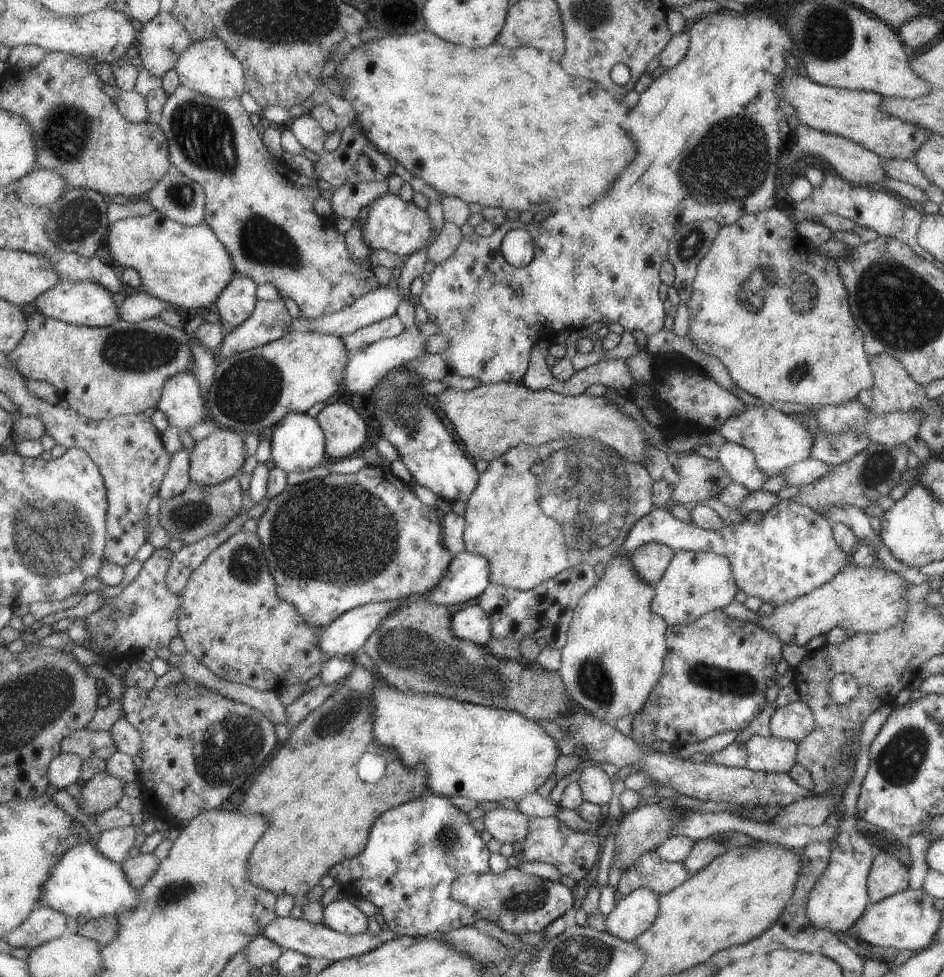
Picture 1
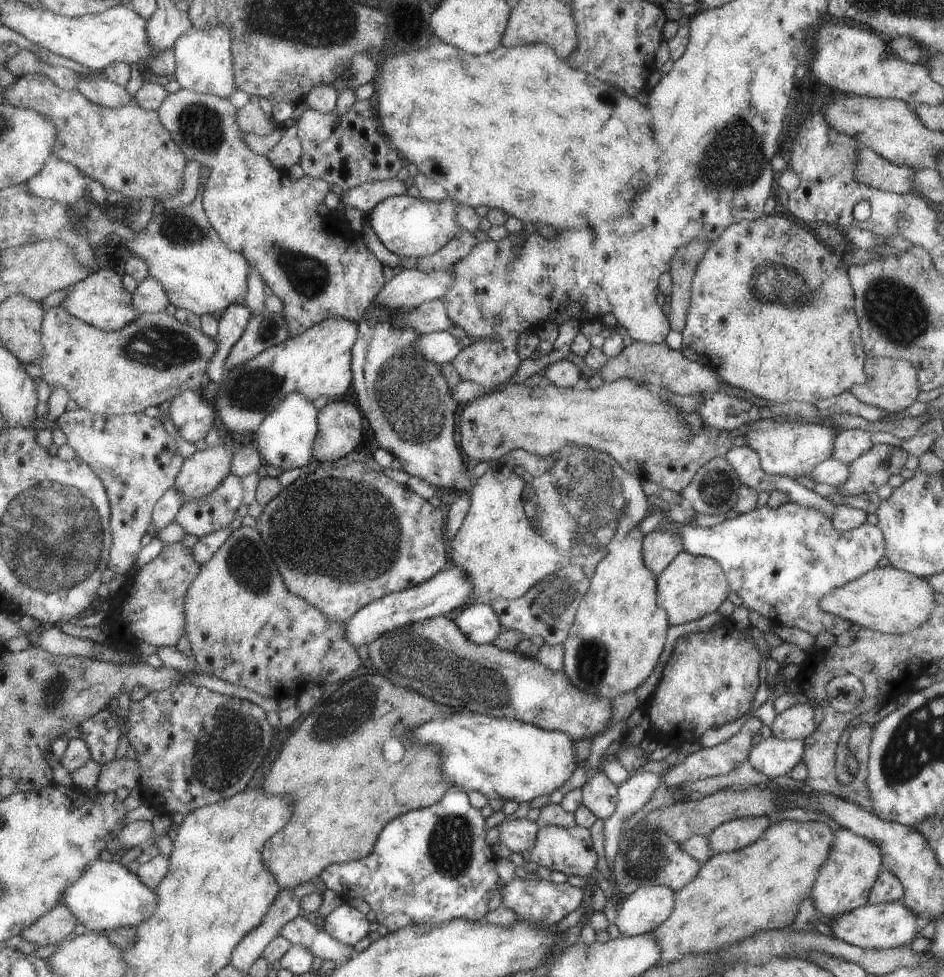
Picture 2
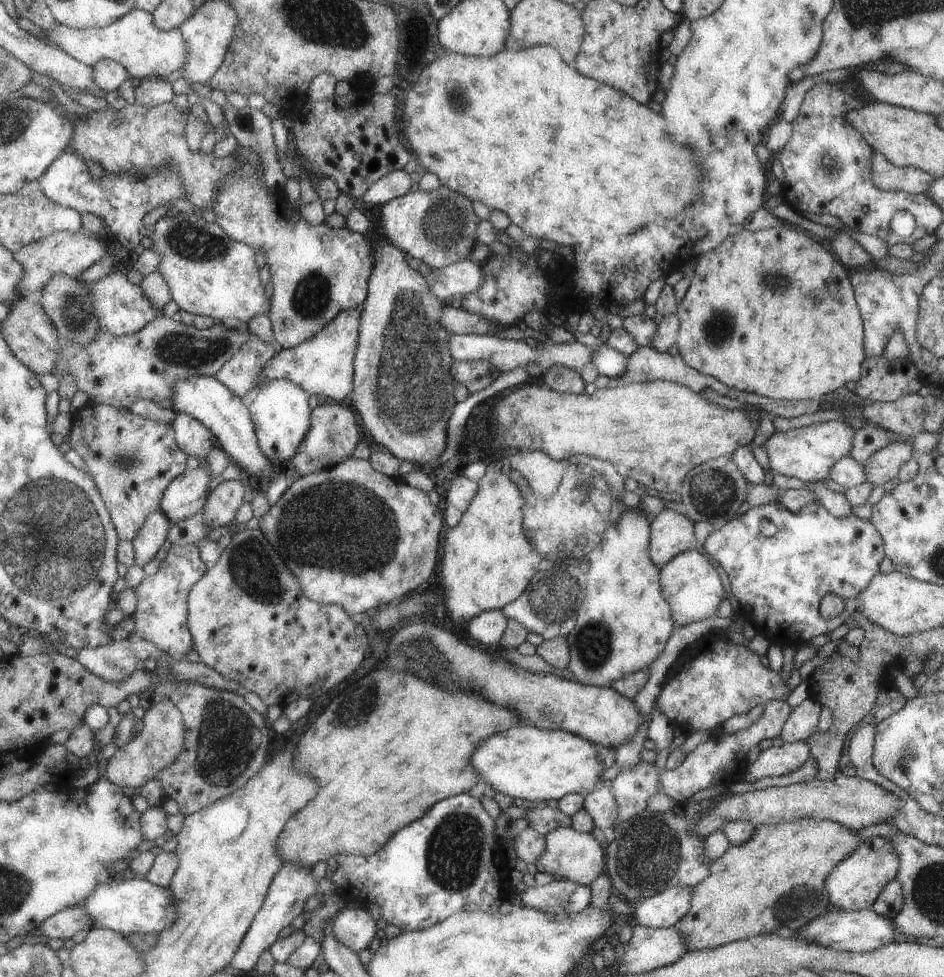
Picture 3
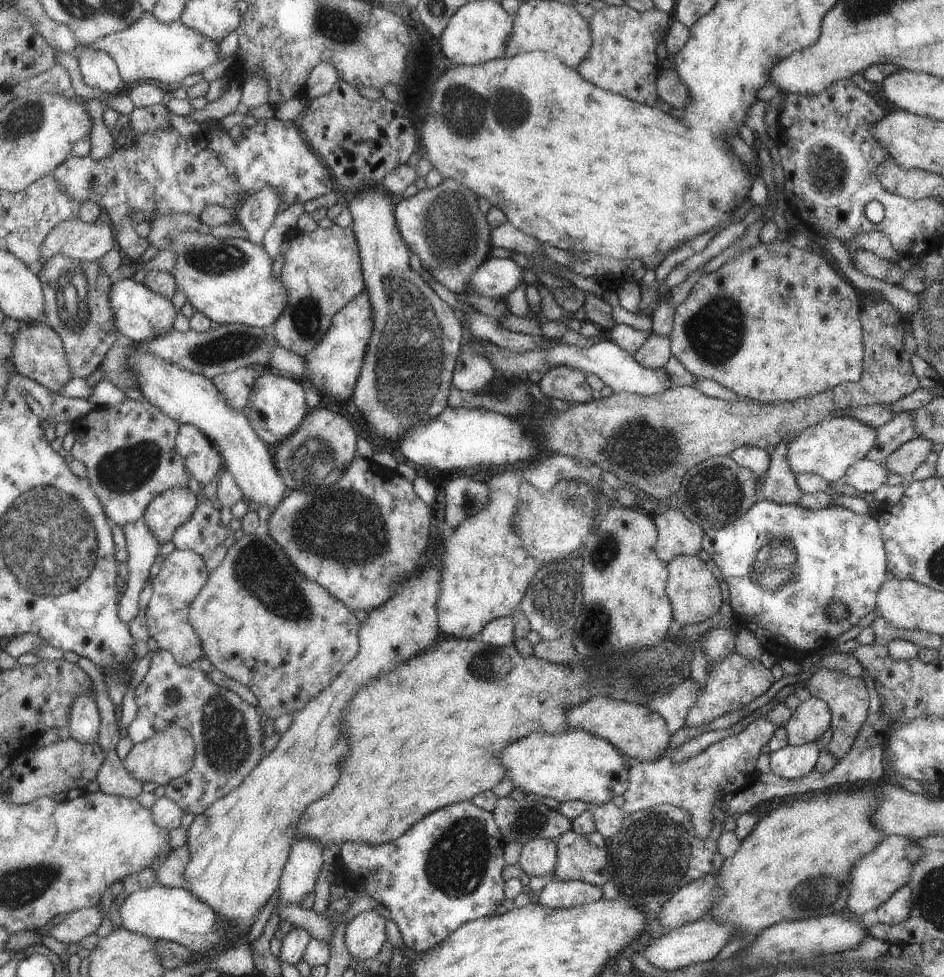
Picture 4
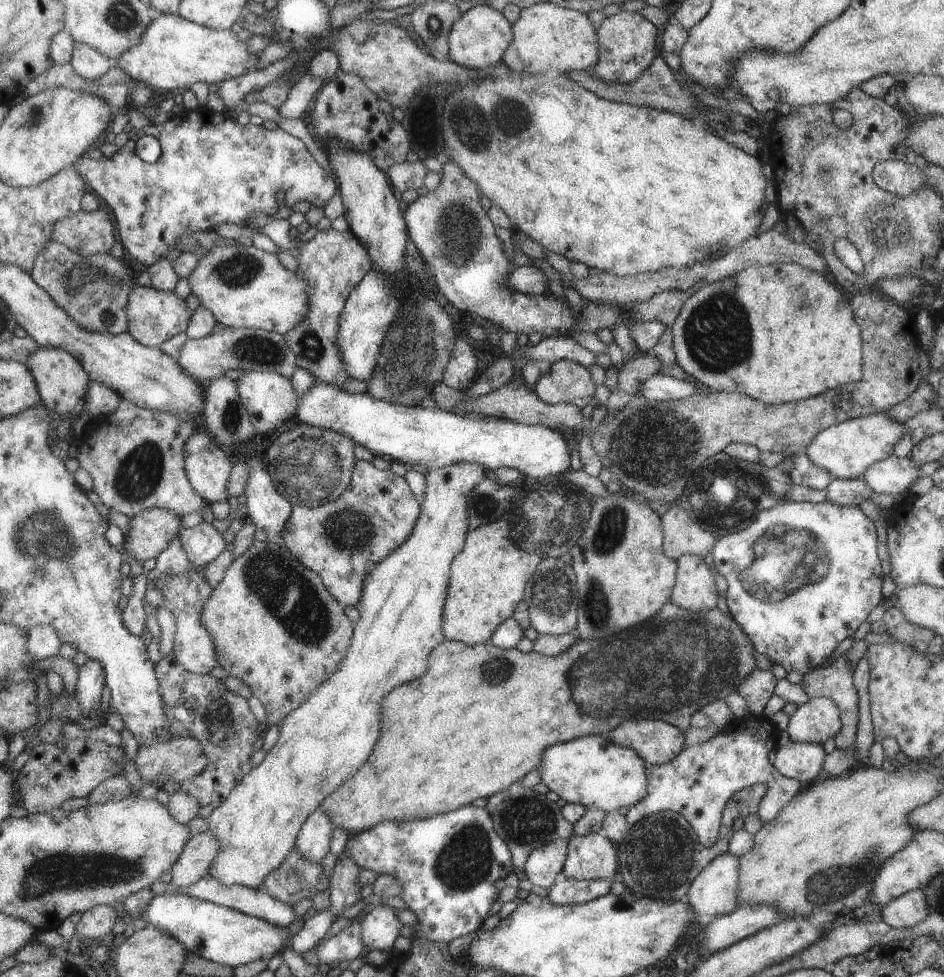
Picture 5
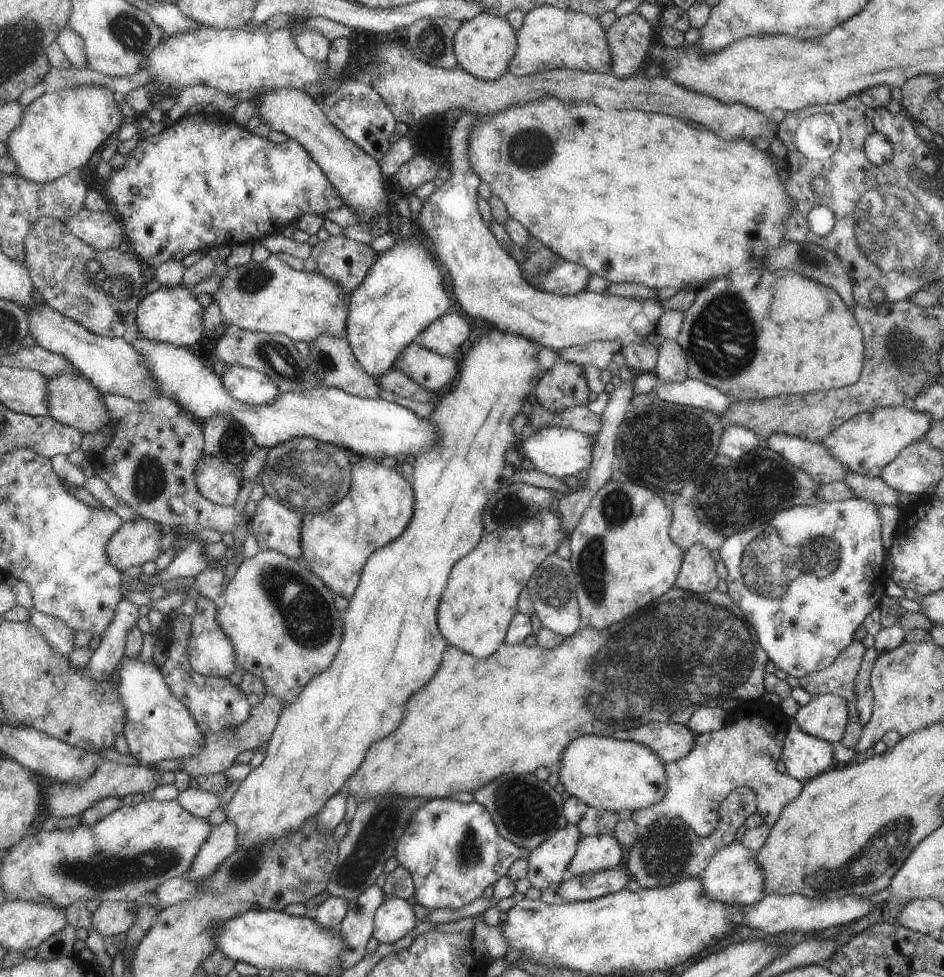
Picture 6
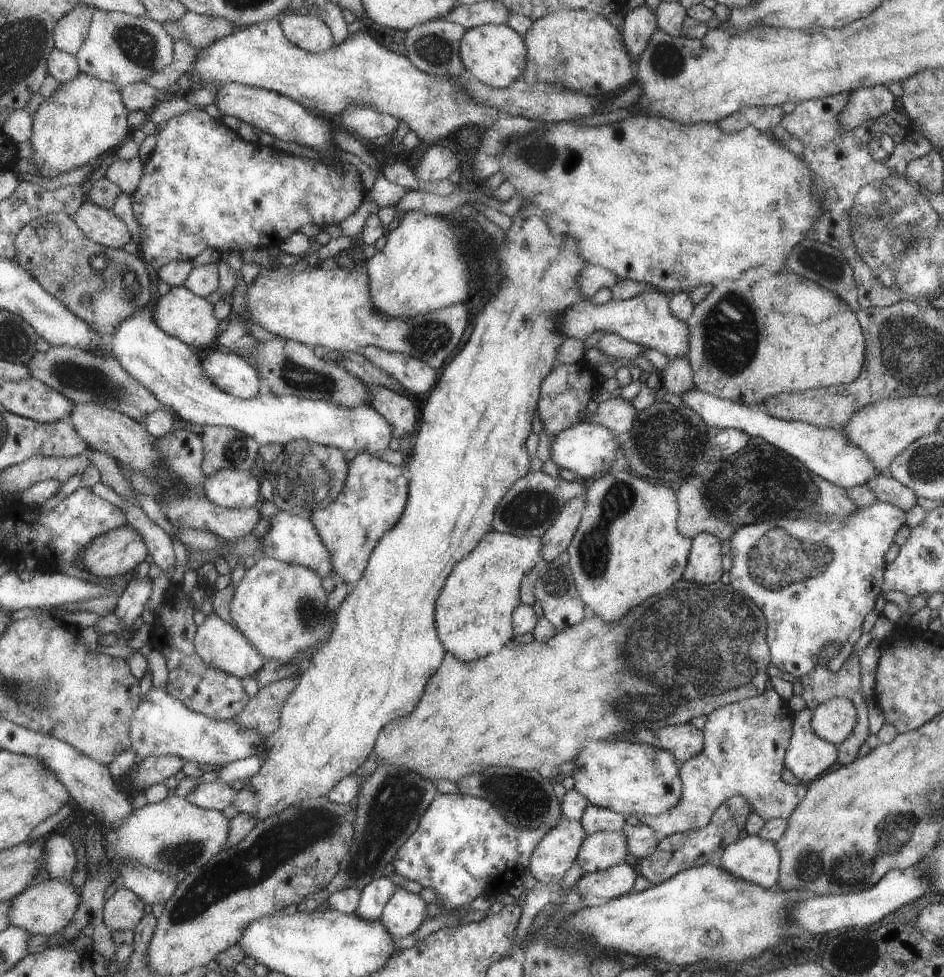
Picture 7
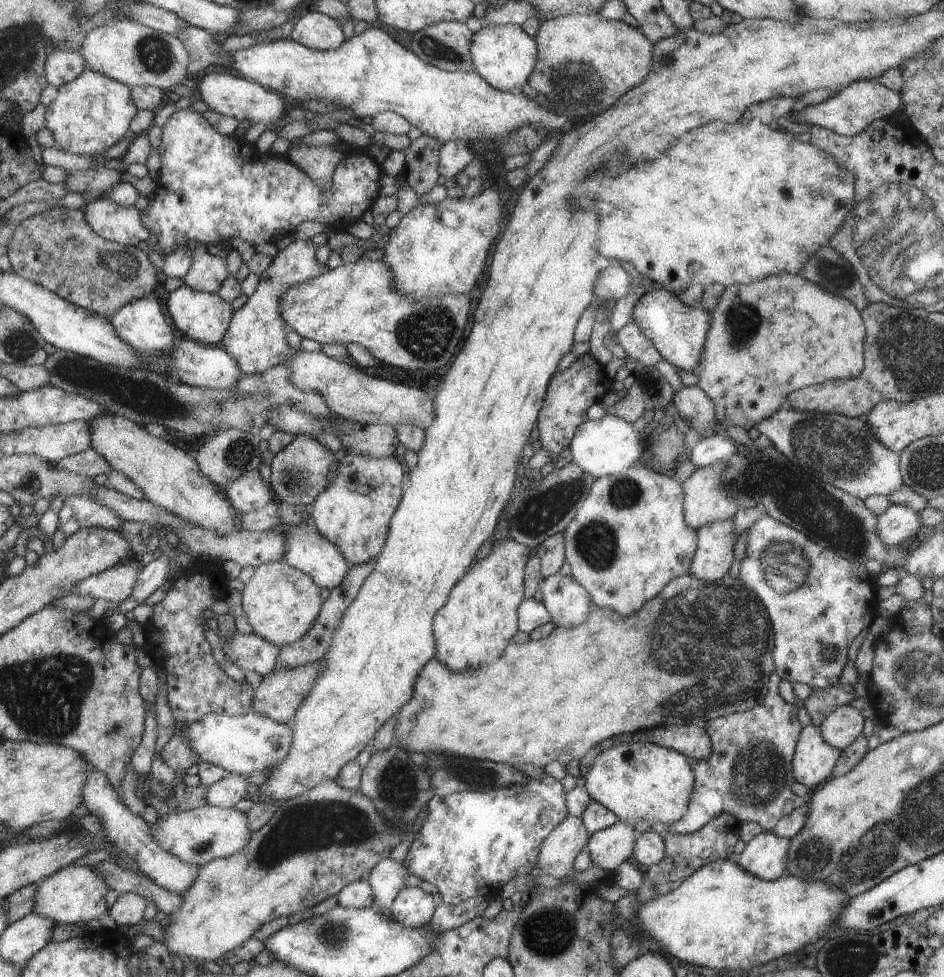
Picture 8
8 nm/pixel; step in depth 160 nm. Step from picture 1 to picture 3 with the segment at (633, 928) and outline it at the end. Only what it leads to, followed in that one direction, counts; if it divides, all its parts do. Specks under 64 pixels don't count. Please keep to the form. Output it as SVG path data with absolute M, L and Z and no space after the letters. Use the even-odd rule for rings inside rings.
M671 886L635 902L635 924L661 929L675 925L690 909L691 887Z

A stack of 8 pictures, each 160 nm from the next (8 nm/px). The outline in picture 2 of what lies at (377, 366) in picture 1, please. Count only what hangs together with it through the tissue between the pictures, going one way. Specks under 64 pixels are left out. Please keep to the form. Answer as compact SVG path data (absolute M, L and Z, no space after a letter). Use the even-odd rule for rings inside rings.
M435 331L418 336L414 348L428 361L442 365L449 363L461 352L459 339L447 331Z

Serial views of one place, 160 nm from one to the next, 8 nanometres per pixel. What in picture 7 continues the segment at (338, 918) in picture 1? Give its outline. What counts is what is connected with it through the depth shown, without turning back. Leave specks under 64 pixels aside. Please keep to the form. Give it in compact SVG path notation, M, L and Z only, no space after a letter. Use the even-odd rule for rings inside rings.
M397 888L383 906L378 922L386 928L391 938L398 939L414 933L425 914L427 906L418 895Z

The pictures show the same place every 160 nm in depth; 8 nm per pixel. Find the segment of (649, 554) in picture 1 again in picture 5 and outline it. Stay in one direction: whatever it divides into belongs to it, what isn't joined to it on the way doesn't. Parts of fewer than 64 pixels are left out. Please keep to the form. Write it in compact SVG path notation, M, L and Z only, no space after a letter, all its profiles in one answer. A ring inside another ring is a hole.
M671 506L663 511L663 551L667 558L676 560L685 554L706 557L717 538L703 532L685 510Z

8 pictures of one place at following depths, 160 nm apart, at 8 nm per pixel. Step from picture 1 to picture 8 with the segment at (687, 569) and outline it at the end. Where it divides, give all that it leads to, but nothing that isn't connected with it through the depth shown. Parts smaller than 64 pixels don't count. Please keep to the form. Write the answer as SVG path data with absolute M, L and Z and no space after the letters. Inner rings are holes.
M732 519L711 521L697 530L698 544L689 572L702 582L725 578L729 564L733 562Z

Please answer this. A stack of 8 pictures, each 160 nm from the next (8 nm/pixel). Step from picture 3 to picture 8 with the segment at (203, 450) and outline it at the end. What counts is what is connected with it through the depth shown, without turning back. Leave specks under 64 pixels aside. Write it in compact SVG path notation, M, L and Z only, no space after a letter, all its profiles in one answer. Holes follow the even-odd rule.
M259 469L246 472L234 481L229 481L226 487L223 487L231 504L238 511L249 513L263 508L273 494L269 484L263 480Z

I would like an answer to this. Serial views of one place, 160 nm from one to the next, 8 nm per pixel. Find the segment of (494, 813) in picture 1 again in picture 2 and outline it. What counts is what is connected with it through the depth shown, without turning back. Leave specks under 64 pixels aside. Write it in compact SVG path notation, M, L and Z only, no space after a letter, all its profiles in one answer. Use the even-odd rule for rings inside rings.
M505 817L498 824L498 840L503 842L511 852L529 850L535 842L538 824L527 819Z

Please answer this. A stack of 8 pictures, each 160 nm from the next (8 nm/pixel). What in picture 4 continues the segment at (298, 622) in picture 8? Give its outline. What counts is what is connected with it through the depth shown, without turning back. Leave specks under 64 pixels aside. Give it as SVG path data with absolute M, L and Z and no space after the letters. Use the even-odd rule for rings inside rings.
M264 531L258 533L245 532L239 540L233 541L221 564L211 571L207 585L199 592L199 597L195 598L191 606L190 622L199 634L199 638L202 639L204 656L215 666L215 669L251 688L263 709L263 717L271 720L283 717L283 714L294 714L296 711L302 710L307 702L318 697L354 659L355 654L358 654L357 644L361 644L357 618L337 598L327 594L317 583L307 580L303 574L300 574L298 568L287 558L286 552Z

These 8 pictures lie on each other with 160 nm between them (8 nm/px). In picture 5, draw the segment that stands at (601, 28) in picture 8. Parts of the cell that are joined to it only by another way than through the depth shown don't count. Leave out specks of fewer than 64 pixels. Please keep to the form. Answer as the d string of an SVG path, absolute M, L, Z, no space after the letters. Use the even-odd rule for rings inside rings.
M541 2L520 10L513 24L513 41L502 55L501 63L523 74L538 74L548 69L565 74L585 71L587 66L597 62L597 40L595 28L585 14Z

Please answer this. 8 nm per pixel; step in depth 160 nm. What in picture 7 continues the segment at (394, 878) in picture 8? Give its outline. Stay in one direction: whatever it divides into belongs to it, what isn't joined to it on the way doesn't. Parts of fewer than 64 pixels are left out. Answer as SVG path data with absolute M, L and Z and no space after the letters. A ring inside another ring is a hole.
M387 877L375 878L360 891L358 906L353 914L363 920L375 922L380 918L383 906L391 898L397 886Z

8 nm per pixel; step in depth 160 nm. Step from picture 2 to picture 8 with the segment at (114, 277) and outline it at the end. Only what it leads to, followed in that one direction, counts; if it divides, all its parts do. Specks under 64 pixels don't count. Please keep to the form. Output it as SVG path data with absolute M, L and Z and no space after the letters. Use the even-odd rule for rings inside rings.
M187 284L181 285L169 294L166 306L181 336L211 346L222 342L230 328L235 312L232 303L224 299L219 293L198 291Z

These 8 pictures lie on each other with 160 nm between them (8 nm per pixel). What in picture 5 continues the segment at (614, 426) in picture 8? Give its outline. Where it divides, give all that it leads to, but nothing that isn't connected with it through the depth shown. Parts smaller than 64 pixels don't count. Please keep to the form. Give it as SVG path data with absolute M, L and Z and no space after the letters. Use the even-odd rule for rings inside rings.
M317 383L311 385L302 395L298 409L291 417L289 425L301 422L345 434L347 438L351 438L355 444L360 444L373 455L379 454L380 457L388 460L393 458L399 463L422 471L437 470L439 466L451 465L453 462L473 462L473 464L485 467L488 473L505 467L515 469L524 476L541 479L545 476L559 475L569 468L569 448L567 448L567 442L561 438L560 432L541 425L515 424L511 420L487 417L489 418L473 420L473 418L460 416L436 407L431 410L418 406L395 405L371 398L365 393L347 394L346 391L339 390L339 387L333 384Z

